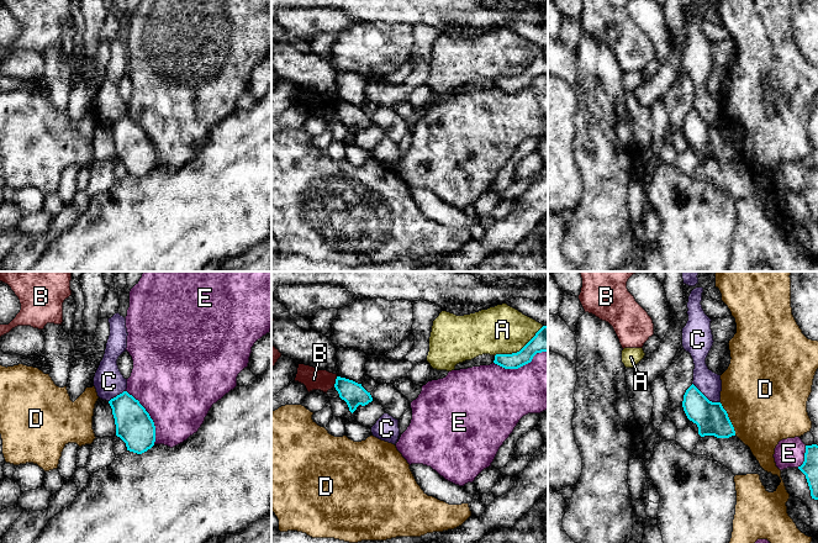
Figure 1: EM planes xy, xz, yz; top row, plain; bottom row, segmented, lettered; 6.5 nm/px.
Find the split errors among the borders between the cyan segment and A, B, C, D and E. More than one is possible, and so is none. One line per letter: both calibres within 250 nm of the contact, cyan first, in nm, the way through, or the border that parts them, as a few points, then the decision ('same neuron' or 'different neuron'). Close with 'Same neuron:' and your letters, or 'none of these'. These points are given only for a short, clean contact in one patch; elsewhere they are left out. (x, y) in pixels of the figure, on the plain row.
A: calibres 160 and 320 nm; different neuron
B: calibres 150 and 140 nm; border xz (337, 100), (333, 110); different neuron
C: calibres 200 and 160 nm; border yz (692, 106), (710, 124), (718, 126); different neuron
D: calibres 200 and 480 nm; different neuron
E: calibres 160 and 380 nm; different neuron
Same neuron: none of these

